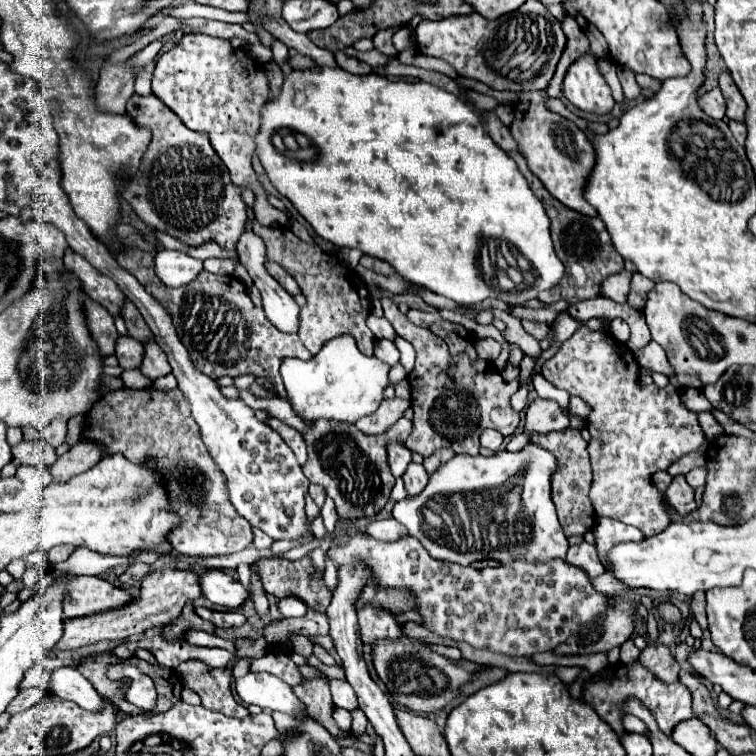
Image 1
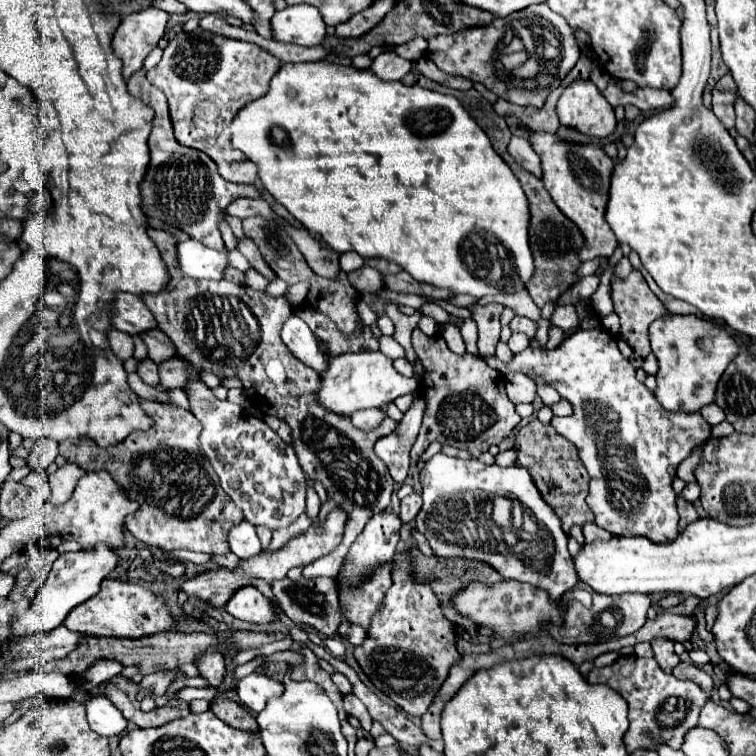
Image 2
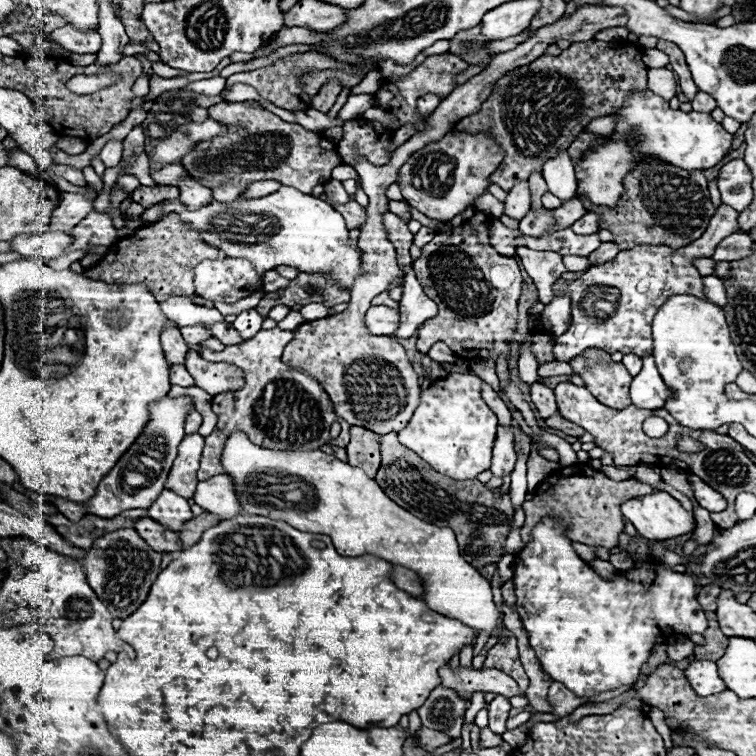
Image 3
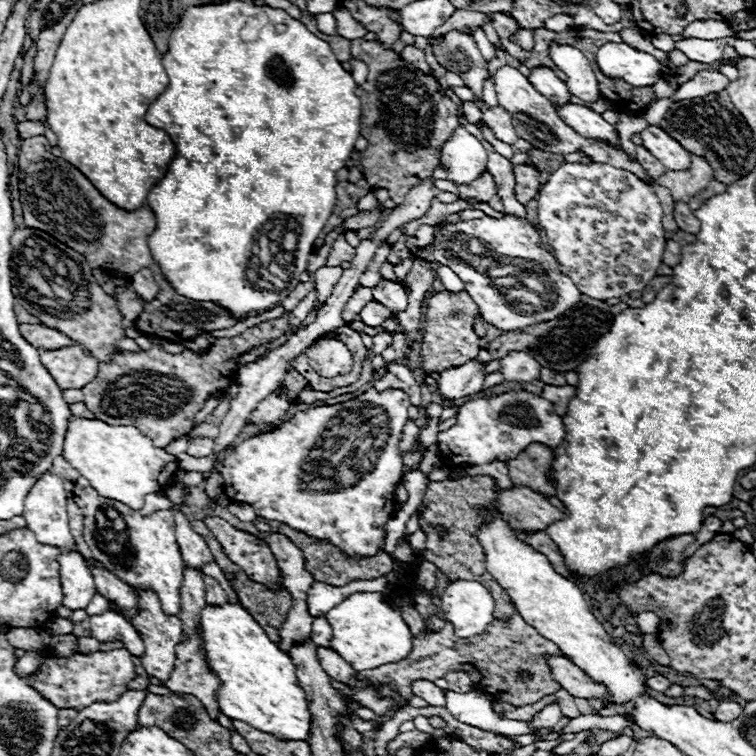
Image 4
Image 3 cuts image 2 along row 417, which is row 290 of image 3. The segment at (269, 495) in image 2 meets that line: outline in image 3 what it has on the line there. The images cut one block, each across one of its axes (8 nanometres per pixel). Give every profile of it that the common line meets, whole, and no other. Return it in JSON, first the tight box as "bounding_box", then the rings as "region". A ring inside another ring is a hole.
{"bounding_box":[194,258,258,304],"region":[[[244,258],[202,260],[194,266],[196,294],[212,302],[234,304],[240,298],[250,296],[256,290],[256,282],[258,274]]]}

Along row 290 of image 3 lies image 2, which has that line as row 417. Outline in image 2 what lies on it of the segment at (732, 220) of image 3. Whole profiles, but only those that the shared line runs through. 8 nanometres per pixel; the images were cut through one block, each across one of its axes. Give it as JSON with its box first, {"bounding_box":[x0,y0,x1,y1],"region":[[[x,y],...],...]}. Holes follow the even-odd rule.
{"bounding_box":[482,328,712,542],"region":[[[606,328],[578,330],[566,338],[554,350],[526,348],[522,354],[516,354],[508,364],[500,362],[496,356],[482,358],[488,366],[494,366],[502,374],[524,372],[538,374],[550,382],[562,398],[566,398],[574,414],[570,418],[552,418],[554,430],[568,438],[582,458],[582,464],[590,476],[586,502],[596,516],[596,524],[608,530],[614,536],[644,536],[652,542],[670,542],[678,534],[678,512],[676,512],[676,492],[672,490],[672,480],[682,460],[686,460],[700,444],[710,438],[712,426],[702,418],[702,414],[684,414],[684,412],[666,412],[656,400],[654,394],[636,380],[636,370],[620,354],[616,336]]]}

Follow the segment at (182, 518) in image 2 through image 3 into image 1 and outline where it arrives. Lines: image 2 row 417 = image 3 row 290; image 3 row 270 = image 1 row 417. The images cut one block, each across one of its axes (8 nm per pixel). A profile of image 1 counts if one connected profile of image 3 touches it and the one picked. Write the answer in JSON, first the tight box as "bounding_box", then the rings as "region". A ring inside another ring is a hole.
{"bounding_box":[80,388,252,556],"region":[[[120,388],[108,392],[86,414],[80,442],[98,444],[102,456],[122,452],[130,462],[152,462],[150,466],[160,474],[168,490],[170,510],[180,516],[178,526],[166,536],[176,552],[188,556],[220,556],[240,552],[252,544],[252,526],[234,510],[222,472],[210,458],[198,424],[190,414],[190,406],[178,388],[170,392],[154,388]]]}

